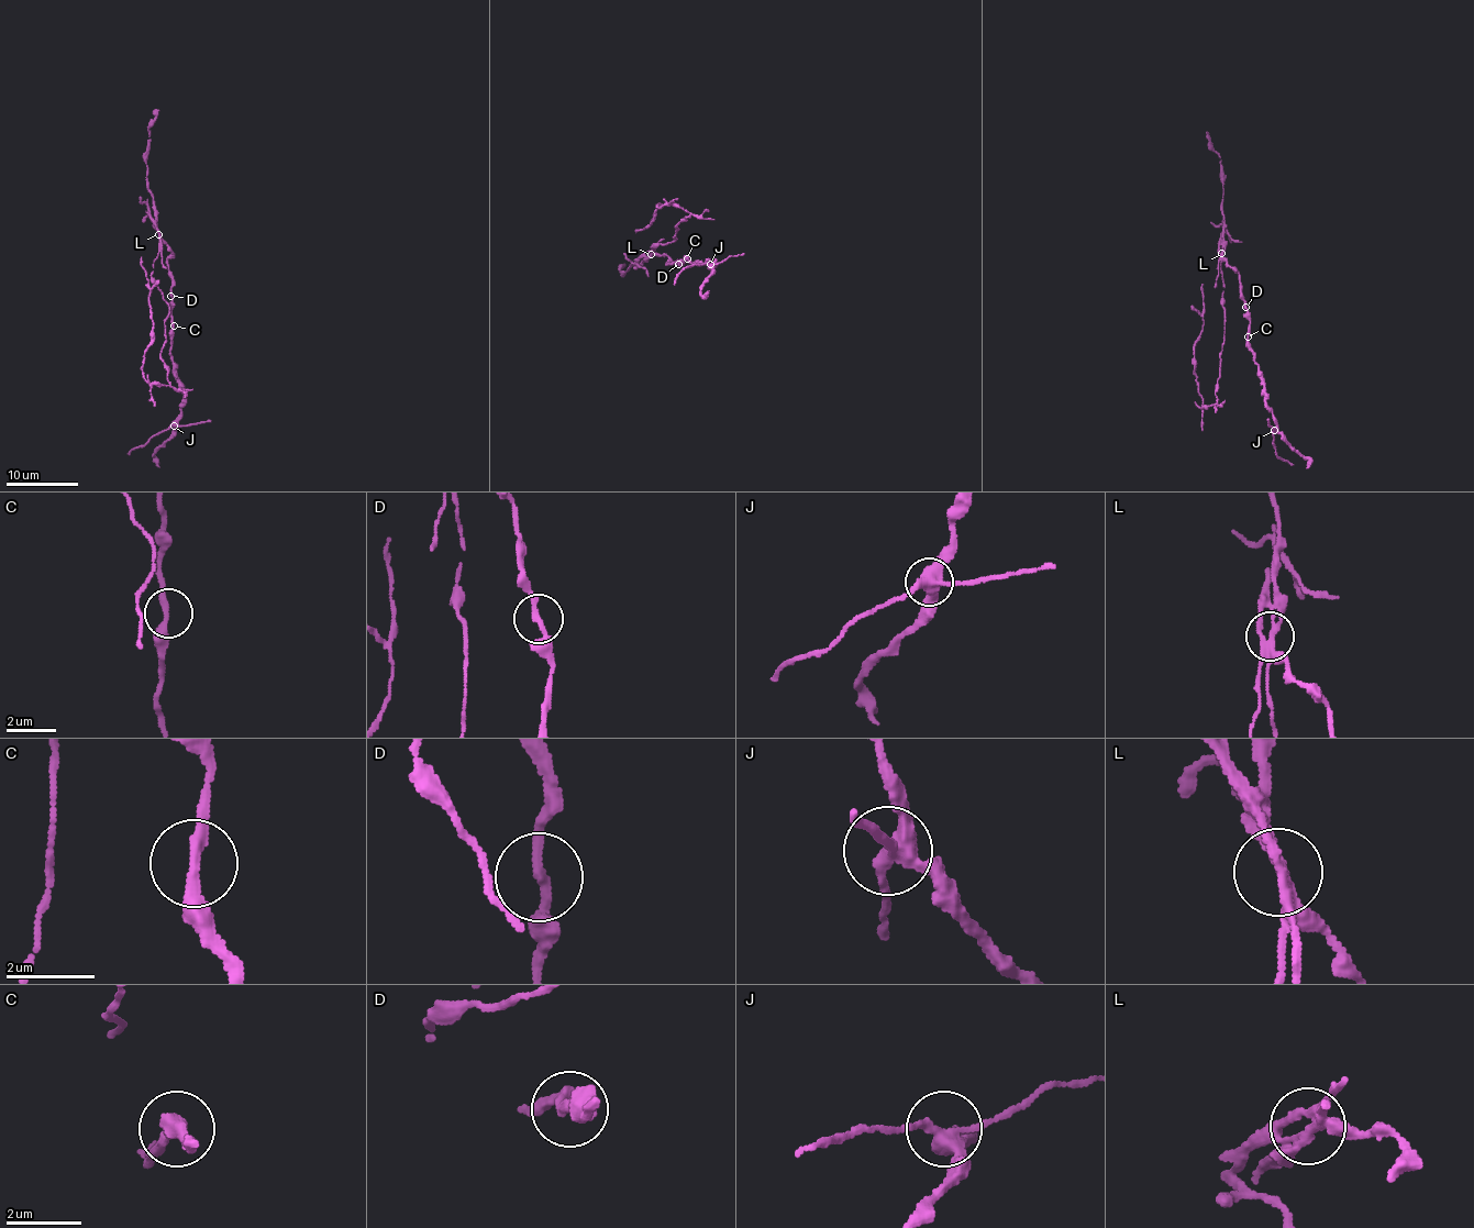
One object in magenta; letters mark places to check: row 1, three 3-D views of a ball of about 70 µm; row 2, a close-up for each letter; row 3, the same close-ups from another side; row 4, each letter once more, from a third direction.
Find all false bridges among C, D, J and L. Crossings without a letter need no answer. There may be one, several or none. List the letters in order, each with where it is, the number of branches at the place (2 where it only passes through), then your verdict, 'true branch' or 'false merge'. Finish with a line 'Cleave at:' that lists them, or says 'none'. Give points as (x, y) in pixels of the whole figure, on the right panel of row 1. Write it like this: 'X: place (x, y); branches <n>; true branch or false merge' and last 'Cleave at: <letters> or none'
C: place (1248, 336); branches 2; true branch
D: place (1245, 307); branches 2; true branch
J: place (1274, 430); branches 4; false merge
L: place (1221, 253); branches 3; false merge
Cleave at: J, L

